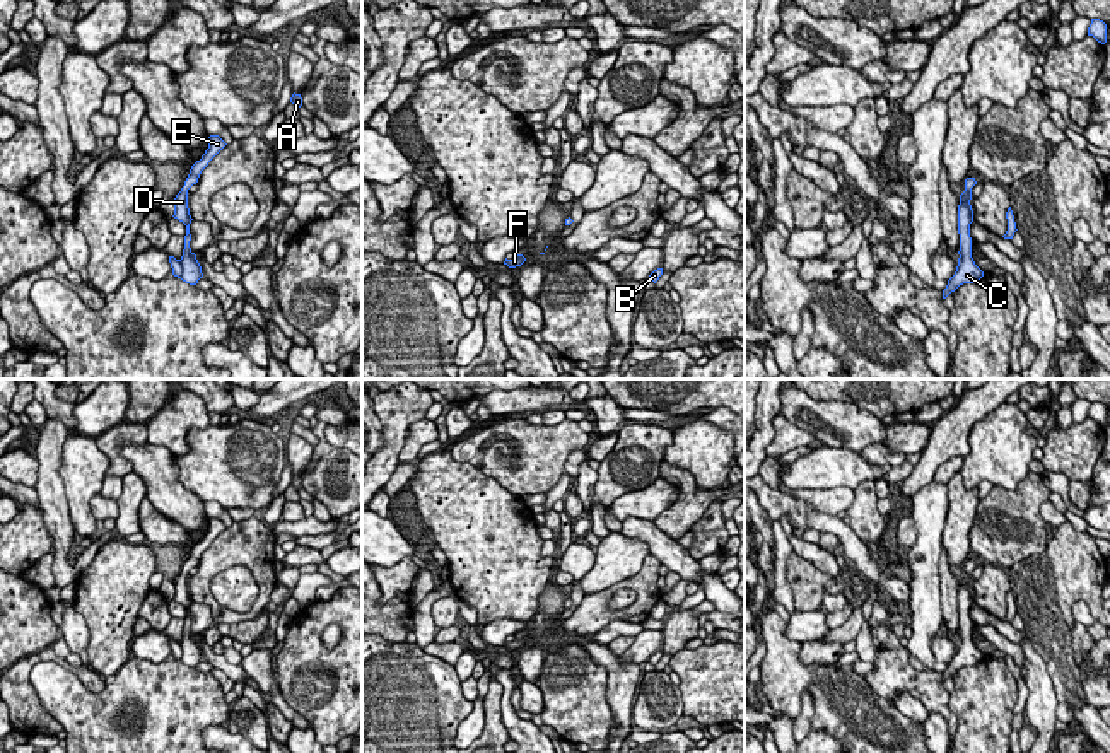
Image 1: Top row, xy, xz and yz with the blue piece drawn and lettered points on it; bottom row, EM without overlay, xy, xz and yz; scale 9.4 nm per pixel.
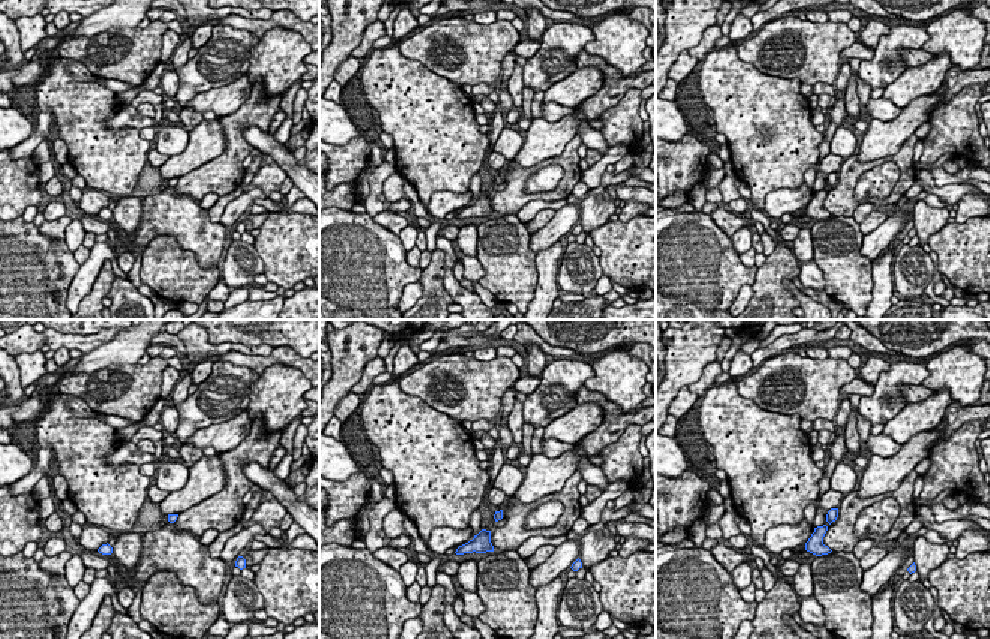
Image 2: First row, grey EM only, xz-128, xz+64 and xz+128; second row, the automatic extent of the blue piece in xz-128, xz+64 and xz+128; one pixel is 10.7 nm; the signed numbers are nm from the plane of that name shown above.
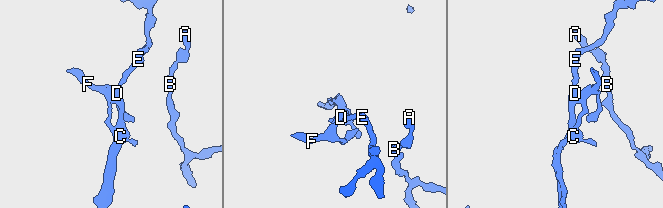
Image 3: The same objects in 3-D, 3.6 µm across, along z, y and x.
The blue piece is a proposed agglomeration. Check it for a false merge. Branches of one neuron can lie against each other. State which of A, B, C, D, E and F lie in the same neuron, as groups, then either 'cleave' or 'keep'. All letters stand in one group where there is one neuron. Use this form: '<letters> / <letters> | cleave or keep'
A B C D E F | keep

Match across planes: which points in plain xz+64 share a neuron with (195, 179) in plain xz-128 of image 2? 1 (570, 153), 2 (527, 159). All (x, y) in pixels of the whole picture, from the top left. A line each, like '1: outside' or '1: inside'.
1: inside
2: outside

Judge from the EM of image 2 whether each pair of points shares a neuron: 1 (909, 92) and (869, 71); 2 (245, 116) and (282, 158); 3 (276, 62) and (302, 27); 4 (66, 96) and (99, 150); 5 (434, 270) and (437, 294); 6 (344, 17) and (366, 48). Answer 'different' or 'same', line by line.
1: different
2: different
3: different
4: same
5: same
6: different

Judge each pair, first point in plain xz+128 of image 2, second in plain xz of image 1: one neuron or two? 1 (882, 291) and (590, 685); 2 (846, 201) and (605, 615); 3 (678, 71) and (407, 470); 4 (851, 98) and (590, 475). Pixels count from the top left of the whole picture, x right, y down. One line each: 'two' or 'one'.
1: two
2: one
3: one
4: one

